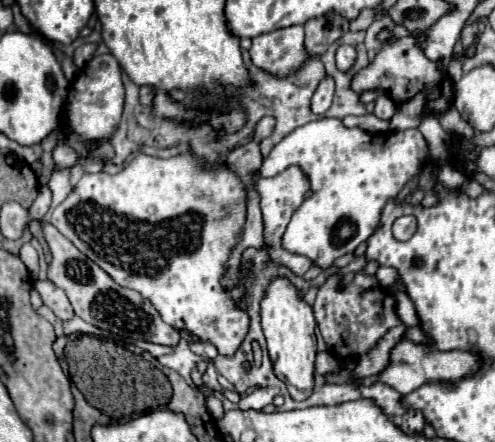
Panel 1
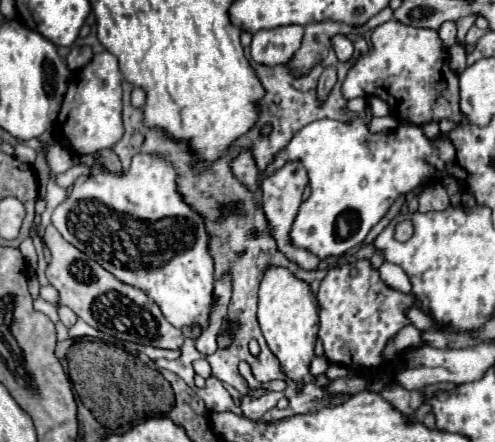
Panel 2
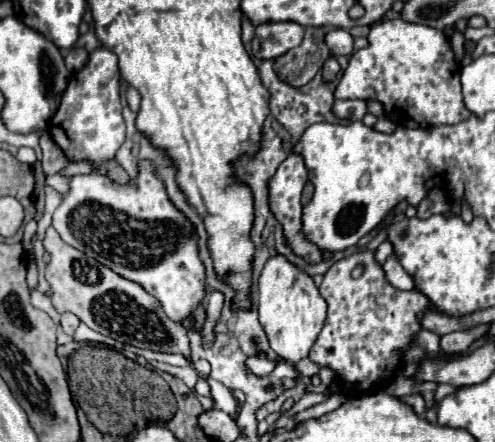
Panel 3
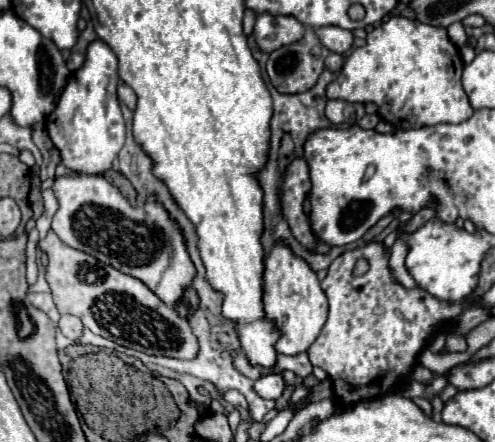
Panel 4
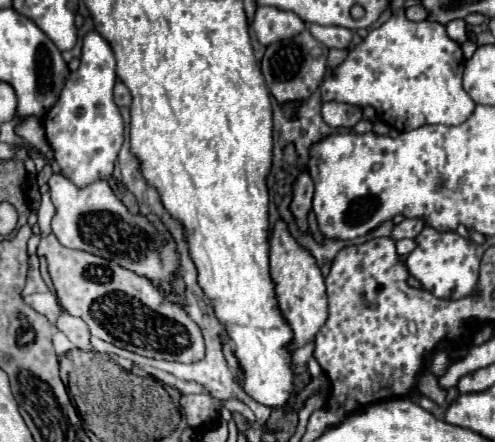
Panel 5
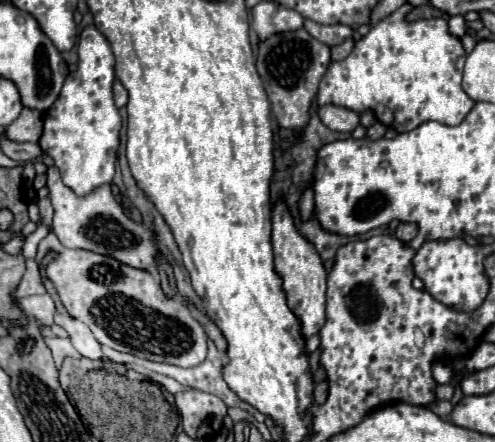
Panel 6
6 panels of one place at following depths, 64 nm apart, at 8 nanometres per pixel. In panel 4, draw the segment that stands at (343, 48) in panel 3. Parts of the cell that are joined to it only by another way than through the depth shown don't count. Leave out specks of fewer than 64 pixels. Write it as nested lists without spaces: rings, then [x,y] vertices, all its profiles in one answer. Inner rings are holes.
[[[324,26],[324,28],[318,28],[316,34],[318,34],[320,42],[330,52],[344,54],[352,48],[352,32],[350,30],[344,30],[344,28],[338,28],[338,26]]]

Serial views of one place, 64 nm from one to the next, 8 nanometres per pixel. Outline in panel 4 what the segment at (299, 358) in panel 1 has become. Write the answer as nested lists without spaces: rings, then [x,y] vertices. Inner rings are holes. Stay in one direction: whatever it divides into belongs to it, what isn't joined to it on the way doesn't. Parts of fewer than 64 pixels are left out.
[[[274,244],[272,252],[264,262],[262,282],[264,282],[264,294],[262,294],[264,316],[272,320],[274,326],[280,330],[280,338],[274,344],[276,352],[286,356],[306,352],[320,334],[328,316],[328,302],[316,274],[302,258],[296,258],[290,248]]]

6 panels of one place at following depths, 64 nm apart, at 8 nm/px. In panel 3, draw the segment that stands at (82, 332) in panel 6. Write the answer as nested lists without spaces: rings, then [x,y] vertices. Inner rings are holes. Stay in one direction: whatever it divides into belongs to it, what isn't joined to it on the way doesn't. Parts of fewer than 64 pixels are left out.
[[[64,312],[64,314],[62,314],[60,324],[62,324],[62,328],[64,328],[64,332],[66,332],[66,334],[72,334],[72,332],[78,328],[80,320],[78,320],[72,312]]]

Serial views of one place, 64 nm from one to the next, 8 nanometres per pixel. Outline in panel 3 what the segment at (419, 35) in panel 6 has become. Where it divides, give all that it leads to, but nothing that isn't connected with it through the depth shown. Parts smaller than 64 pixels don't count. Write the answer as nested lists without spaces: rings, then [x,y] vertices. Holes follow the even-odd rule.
[[[394,18],[374,24],[368,42],[368,48],[352,54],[336,88],[336,98],[378,100],[384,104],[384,114],[406,128],[458,124],[470,118],[462,100],[460,66],[442,30]]]

